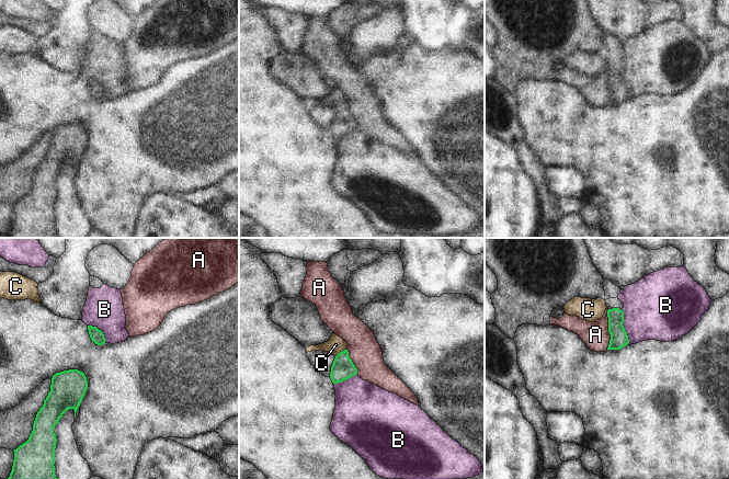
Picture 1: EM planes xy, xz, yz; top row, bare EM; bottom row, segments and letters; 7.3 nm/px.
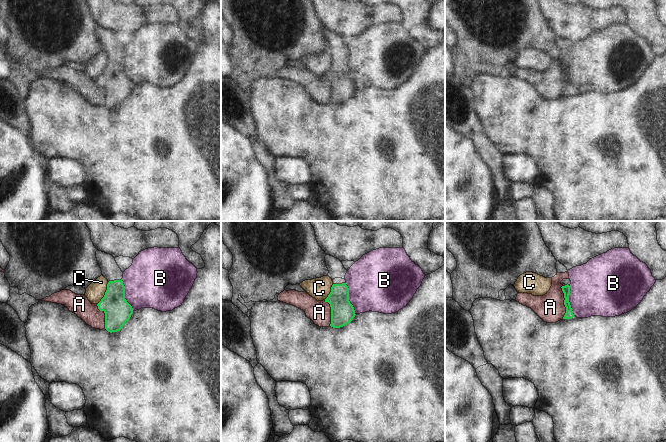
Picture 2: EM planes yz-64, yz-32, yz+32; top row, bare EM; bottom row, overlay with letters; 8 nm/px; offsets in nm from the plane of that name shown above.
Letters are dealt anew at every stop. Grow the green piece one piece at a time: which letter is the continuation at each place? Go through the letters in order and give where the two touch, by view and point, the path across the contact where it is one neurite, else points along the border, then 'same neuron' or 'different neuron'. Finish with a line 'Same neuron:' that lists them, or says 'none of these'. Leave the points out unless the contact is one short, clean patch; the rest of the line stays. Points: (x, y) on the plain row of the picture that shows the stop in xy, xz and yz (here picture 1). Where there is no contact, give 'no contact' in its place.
A: contact yz (608, 83); border yz (608, 64), (607, 86), (610, 98), (606, 103); different neuron
B: contact yz (623, 80); border yz (622, 64), (623, 81), (629, 97); different neuron
C: contact xz (342, 105); border xz (346, 103), (335, 111); different neuron
Same neuron: none of these

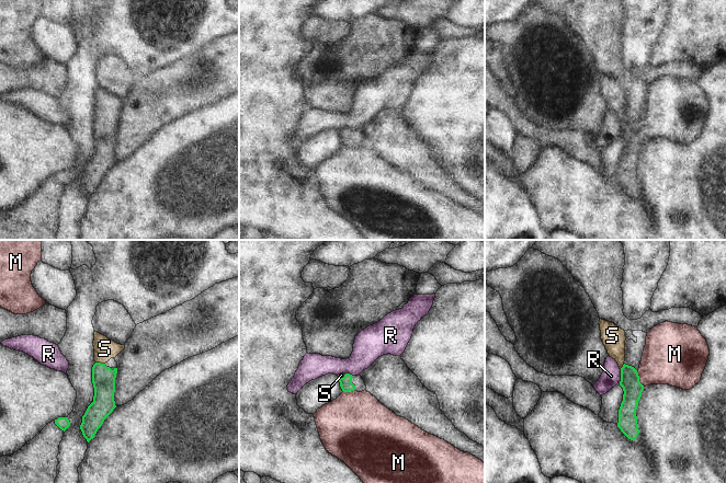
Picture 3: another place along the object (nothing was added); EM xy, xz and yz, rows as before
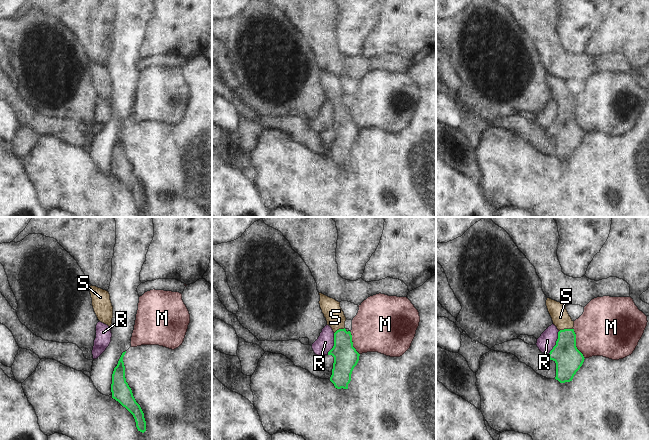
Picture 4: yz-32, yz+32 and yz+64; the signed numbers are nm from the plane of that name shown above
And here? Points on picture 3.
M: contact yz (638, 134); border yz (637, 127), (638, 135), (644, 140); different neuron
R: contact yz (621, 130); border yz (621, 124), (621, 135), (619, 137); different neuron
S: contact xy (100, 117); way xy (103, 133), (100, 127), (100, 117), (104, 103); same neuron
Same neuron: S

